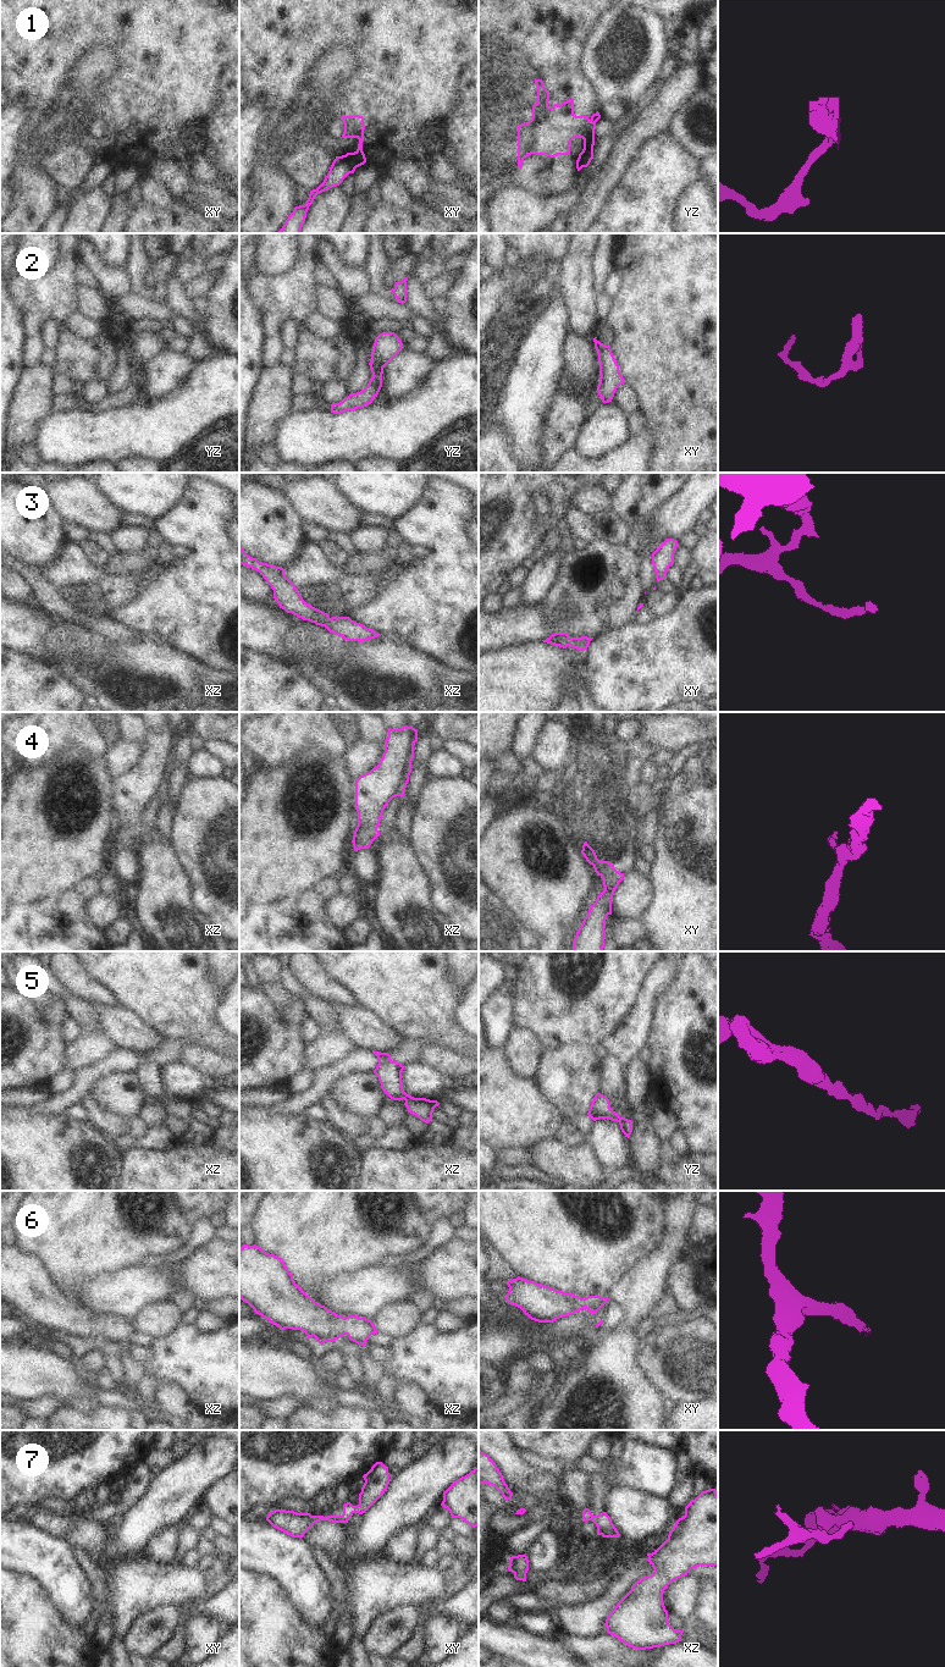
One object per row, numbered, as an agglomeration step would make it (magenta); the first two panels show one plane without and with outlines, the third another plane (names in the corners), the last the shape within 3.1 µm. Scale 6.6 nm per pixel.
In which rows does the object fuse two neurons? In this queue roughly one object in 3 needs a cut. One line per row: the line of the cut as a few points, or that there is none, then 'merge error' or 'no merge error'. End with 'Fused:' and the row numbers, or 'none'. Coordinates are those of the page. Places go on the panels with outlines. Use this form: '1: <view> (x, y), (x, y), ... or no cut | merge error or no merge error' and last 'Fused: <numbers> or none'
1: yz (592, 148), (589, 148), (582, 155), (581, 166) | merge error
2: no cut | no merge error
3: no cut | no merge error
4: xz (358, 822), (376, 831) | merge error
5: no cut | no merge error
6: no cut | no merge error
7: no cut | no merge error
Fused: 1, 4

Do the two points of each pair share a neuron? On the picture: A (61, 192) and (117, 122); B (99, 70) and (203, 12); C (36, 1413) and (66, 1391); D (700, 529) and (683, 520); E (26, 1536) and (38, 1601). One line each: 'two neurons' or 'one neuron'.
A: two neurons
B: two neurons
C: two neurons
D: two neurons
E: two neurons

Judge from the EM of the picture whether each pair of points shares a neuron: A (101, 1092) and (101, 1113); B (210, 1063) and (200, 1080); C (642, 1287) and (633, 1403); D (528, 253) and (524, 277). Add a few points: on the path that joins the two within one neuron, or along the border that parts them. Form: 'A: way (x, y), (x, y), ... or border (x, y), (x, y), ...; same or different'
A: border (90, 1092), (122, 1119), (126, 1119); different
B: border (178, 1060), (189, 1063), (214, 1078); different
C: way (633, 1317), (626, 1325), (626, 1374); same
D: border (548, 260), (531, 258), (521, 263); different

